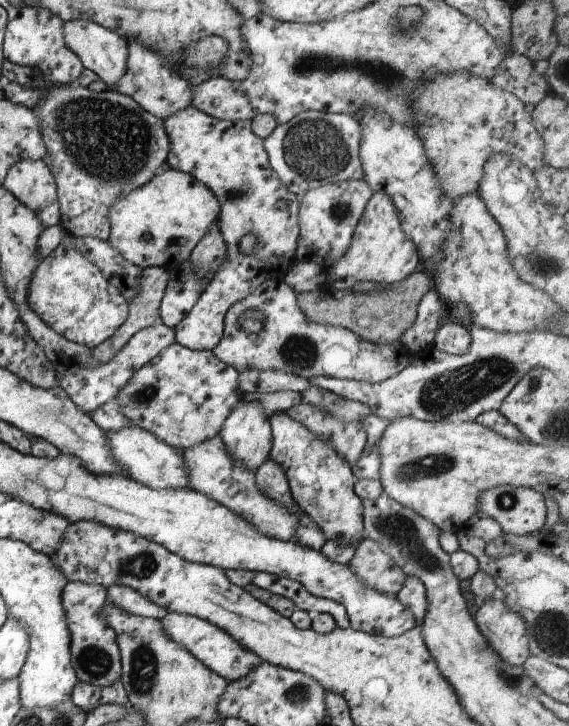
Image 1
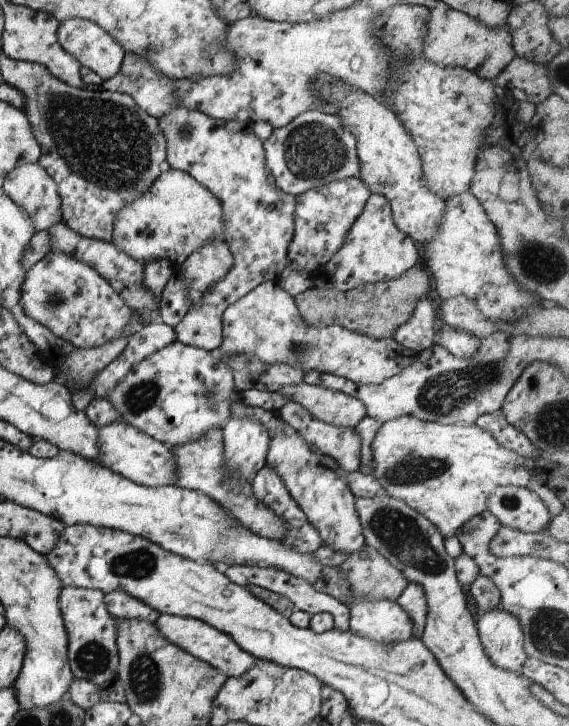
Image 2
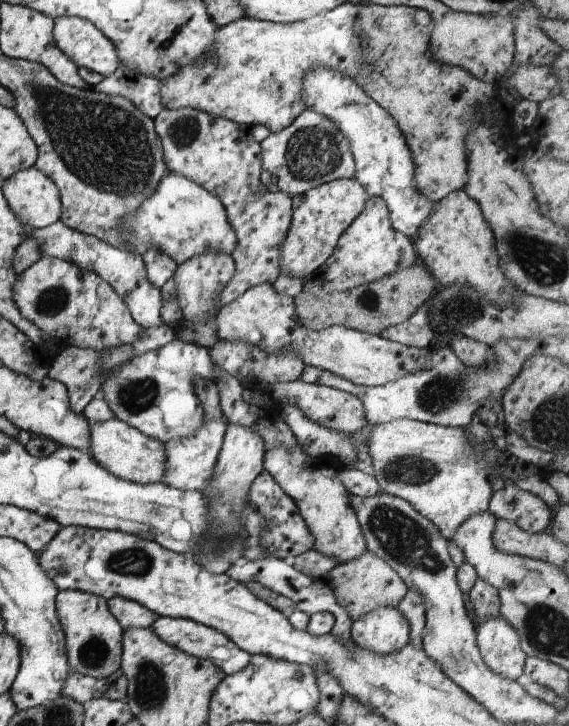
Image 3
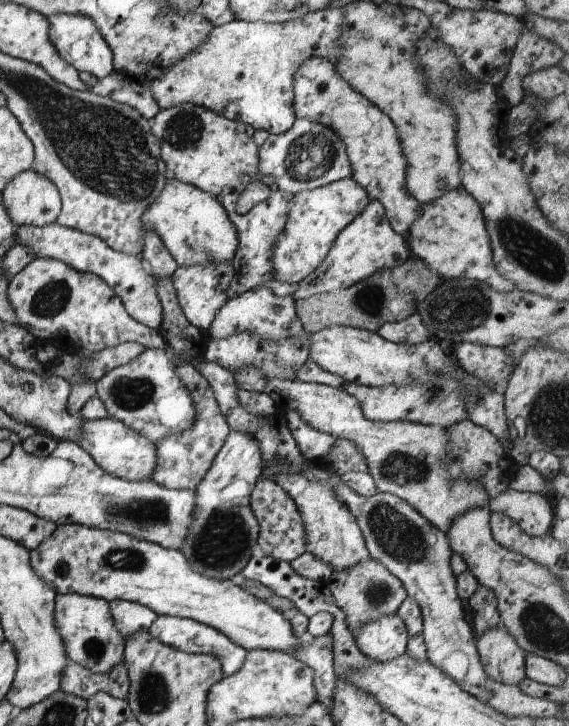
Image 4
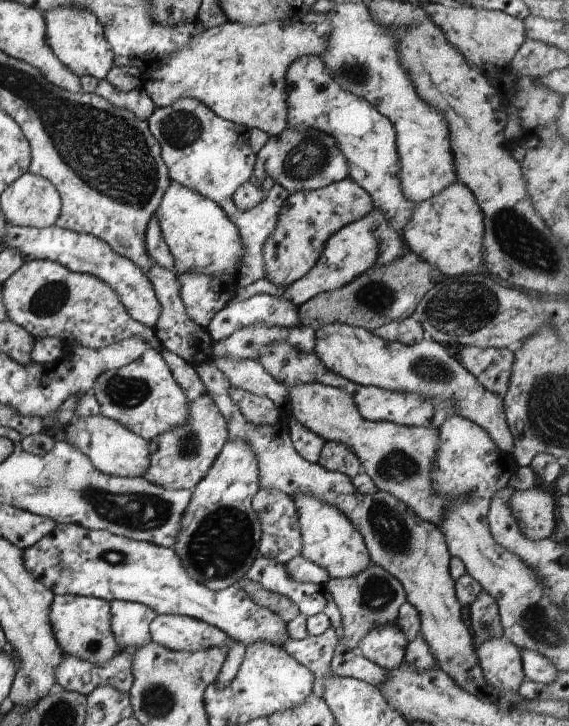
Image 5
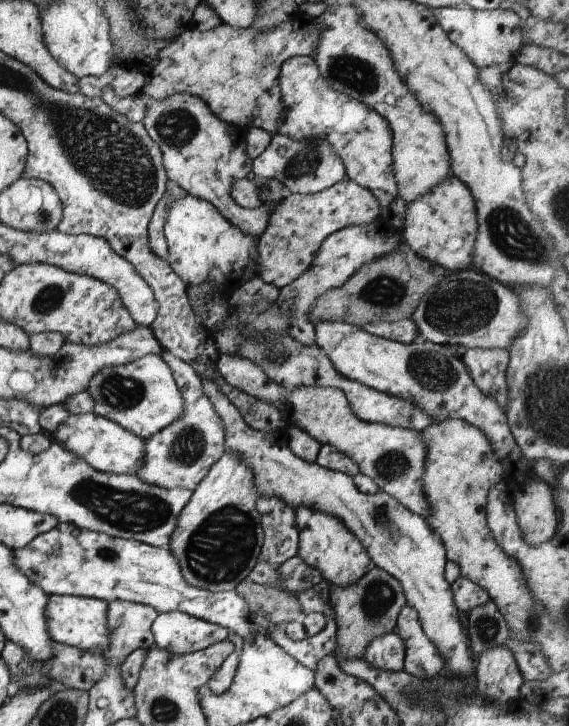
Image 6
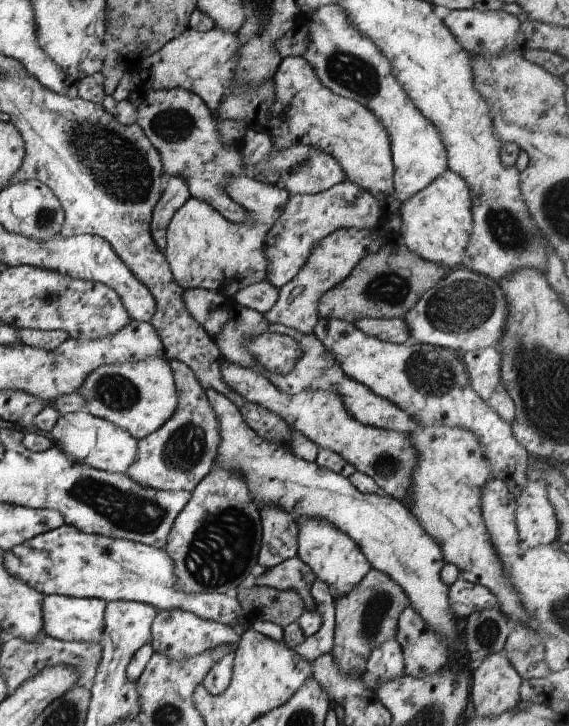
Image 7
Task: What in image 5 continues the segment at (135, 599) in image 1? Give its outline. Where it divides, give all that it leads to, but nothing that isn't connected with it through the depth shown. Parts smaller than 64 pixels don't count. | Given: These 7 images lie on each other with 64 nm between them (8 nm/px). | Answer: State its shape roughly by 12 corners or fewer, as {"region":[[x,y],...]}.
{"region":[[142,603],[111,604],[120,652],[152,642],[156,611]]}

